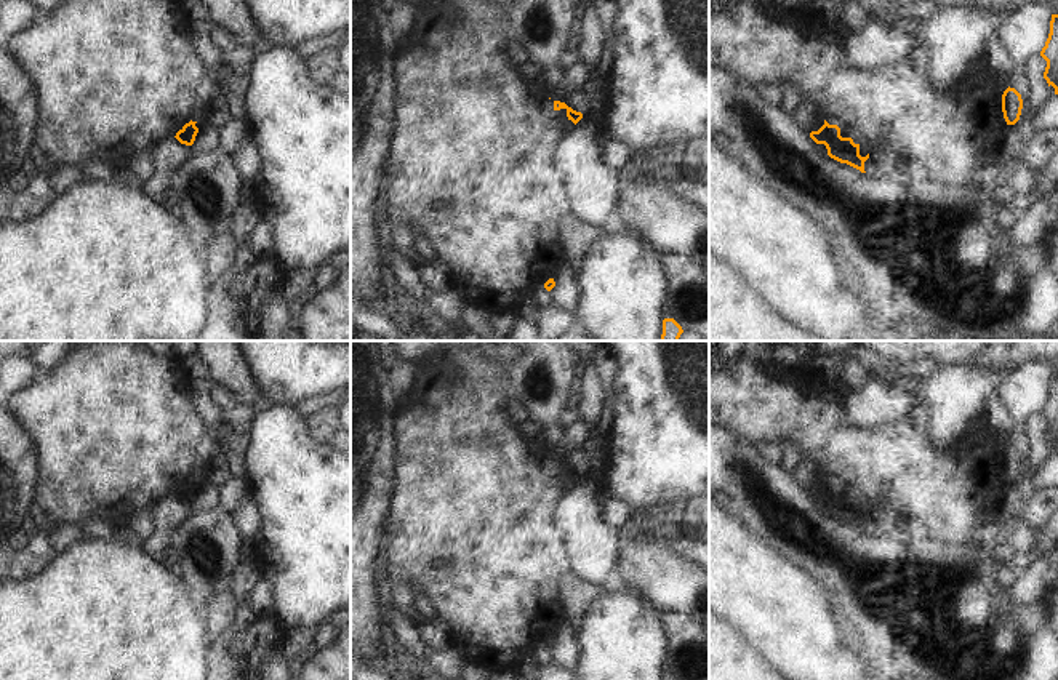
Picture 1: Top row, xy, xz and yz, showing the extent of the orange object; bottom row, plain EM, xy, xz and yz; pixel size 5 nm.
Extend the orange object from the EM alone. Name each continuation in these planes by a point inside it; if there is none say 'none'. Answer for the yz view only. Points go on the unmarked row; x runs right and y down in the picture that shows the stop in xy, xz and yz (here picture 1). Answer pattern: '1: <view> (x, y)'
none

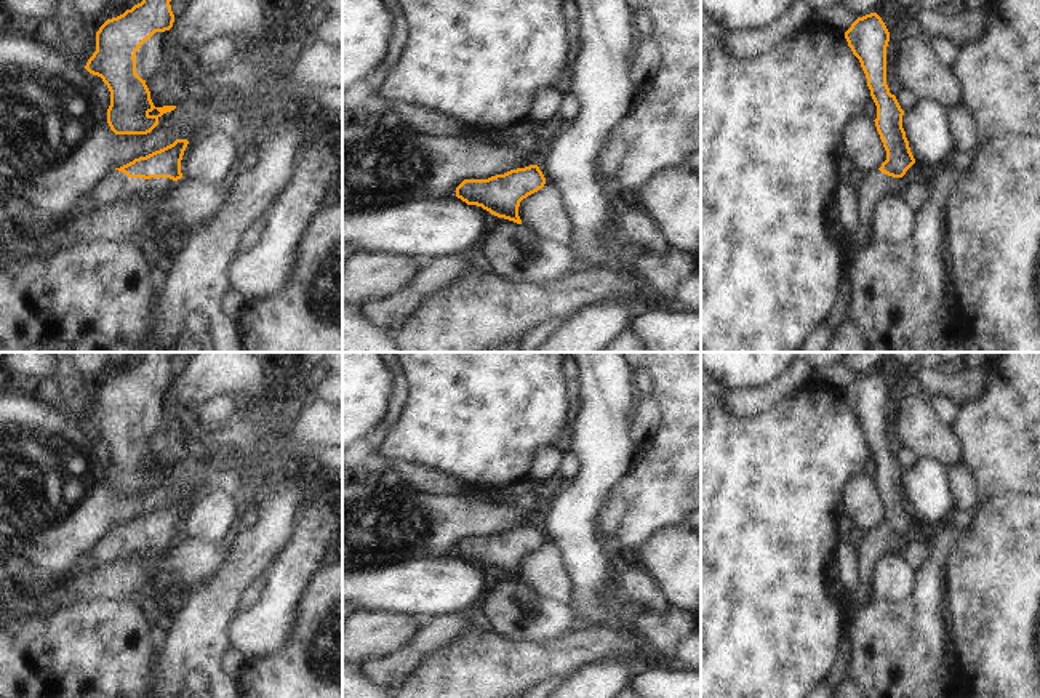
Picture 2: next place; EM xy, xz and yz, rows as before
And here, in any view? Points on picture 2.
1: xy (114, 545)

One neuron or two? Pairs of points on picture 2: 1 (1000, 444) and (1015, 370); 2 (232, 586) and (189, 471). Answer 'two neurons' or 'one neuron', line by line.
1: one neuron
2: two neurons

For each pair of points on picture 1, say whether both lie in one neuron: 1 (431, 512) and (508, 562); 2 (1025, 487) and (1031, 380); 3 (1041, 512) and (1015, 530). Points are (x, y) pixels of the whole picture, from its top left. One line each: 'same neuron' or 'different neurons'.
1: same neuron
2: same neuron
3: different neurons

